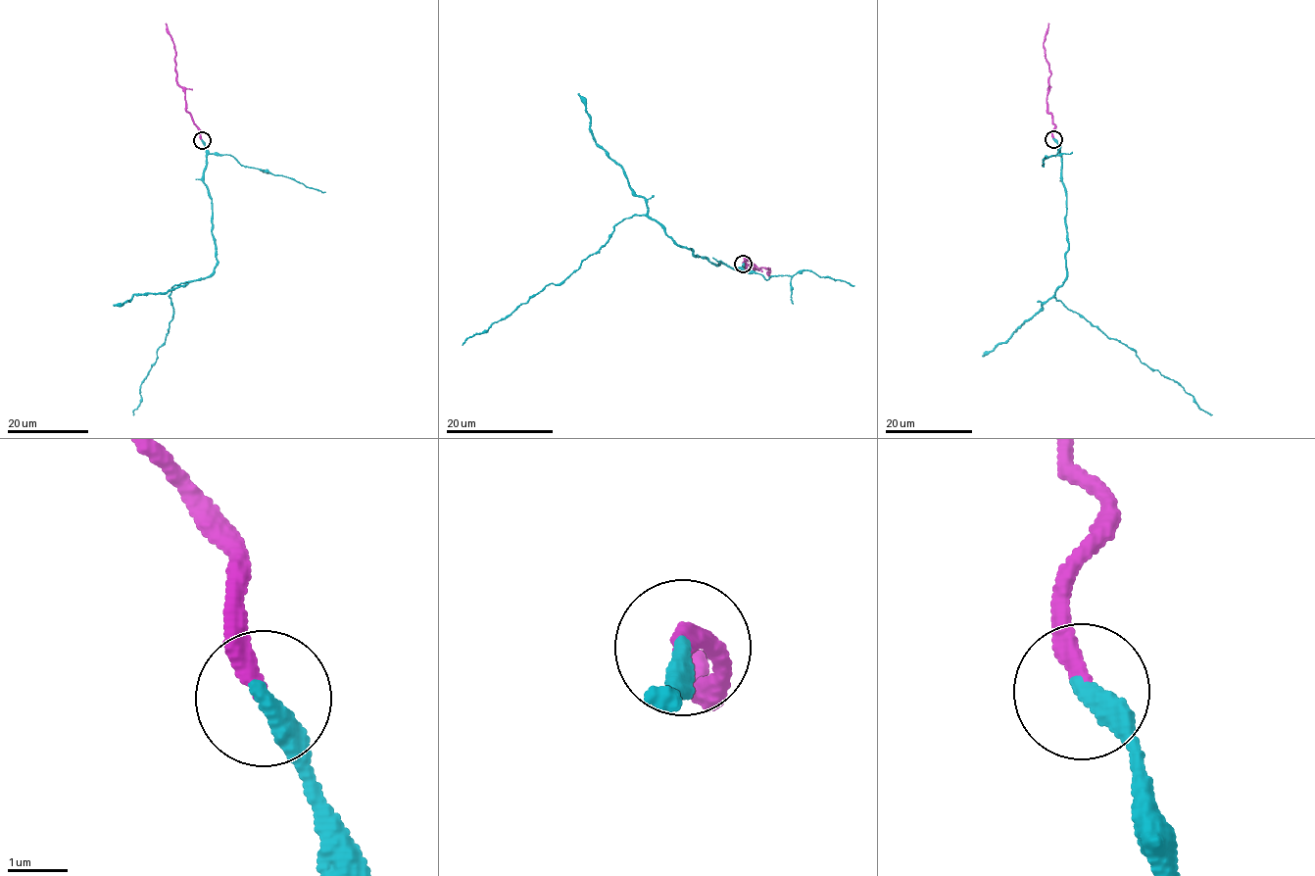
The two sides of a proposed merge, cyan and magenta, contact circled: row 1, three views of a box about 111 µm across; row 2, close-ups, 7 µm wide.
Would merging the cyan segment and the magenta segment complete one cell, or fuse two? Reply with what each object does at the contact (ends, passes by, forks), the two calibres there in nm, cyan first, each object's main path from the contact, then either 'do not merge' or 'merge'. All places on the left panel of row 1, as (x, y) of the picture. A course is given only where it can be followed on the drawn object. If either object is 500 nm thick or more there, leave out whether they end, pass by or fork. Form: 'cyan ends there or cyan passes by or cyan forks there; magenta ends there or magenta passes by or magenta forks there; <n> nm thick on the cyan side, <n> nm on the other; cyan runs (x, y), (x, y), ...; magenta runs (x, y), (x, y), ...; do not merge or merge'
cyan ends there; magenta ends there; 360 nm thick on the cyan side, 260 nm on the other; cyan runs (202, 140), (217, 265), (208, 276), (173, 285), (169, 330), (143, 379), (141, 400), (133, 414); magenta runs (202, 140), (200, 131), (186, 110), (184, 89), (177, 83), (173, 41), (165, 23); merge

